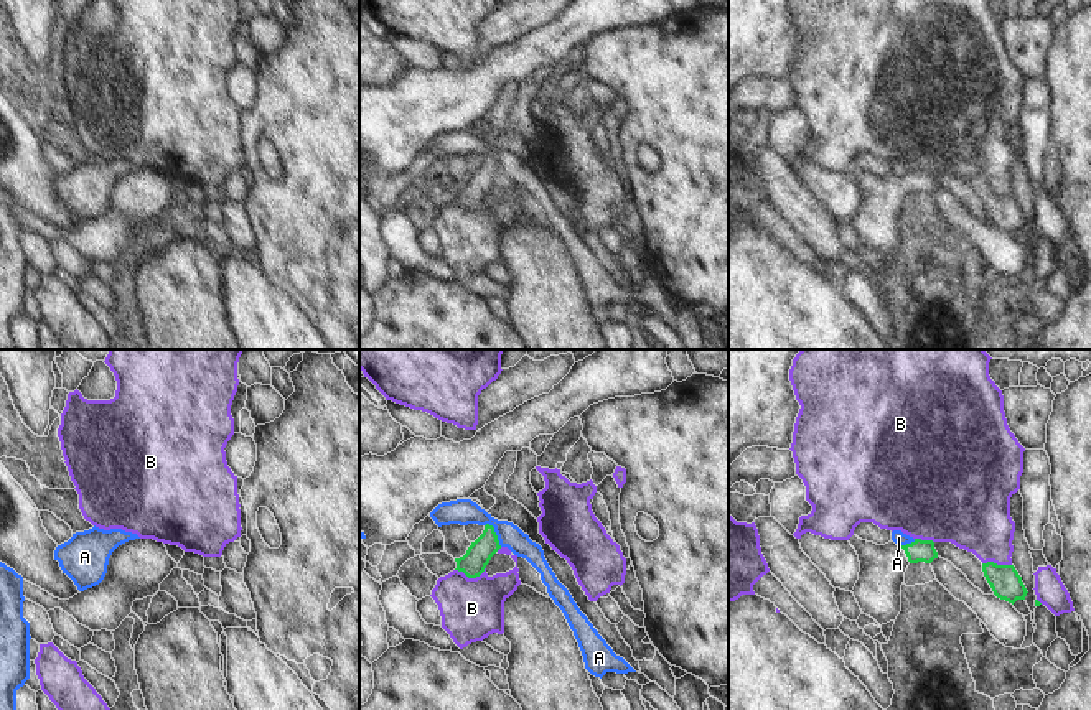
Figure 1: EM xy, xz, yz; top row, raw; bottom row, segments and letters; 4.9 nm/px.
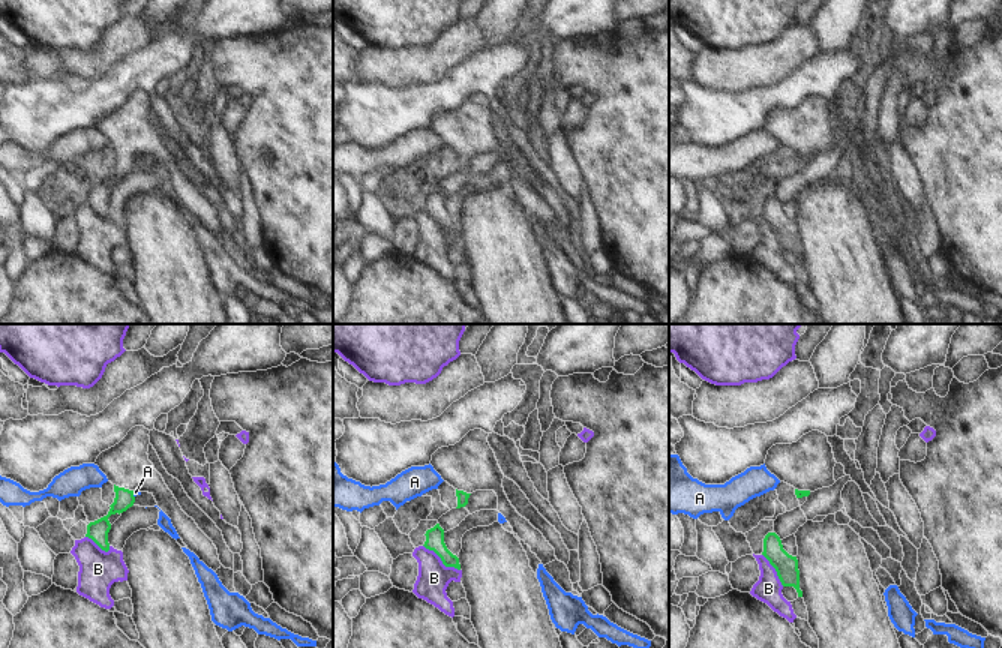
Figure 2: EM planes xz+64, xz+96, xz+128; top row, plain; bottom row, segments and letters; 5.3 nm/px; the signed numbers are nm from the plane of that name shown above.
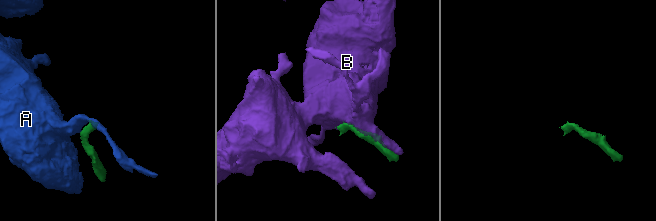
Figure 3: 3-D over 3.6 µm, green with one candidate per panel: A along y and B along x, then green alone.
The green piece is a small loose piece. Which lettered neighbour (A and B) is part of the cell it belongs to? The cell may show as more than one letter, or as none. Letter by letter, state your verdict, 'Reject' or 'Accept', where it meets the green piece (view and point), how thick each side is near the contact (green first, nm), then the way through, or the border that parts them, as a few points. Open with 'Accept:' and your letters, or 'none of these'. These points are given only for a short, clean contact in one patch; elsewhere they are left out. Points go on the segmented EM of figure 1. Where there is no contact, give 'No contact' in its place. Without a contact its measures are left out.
Accept: none of these
A: Reject. Touches green at xz (495, 534). Thickness 120 nm (green) against 130 nm. Boundary: xz (486, 523), (493, 527), (501, 546)
B: Reject. Touches green at xz (470, 577). Thickness 120 nm (green) against 300 nm.

